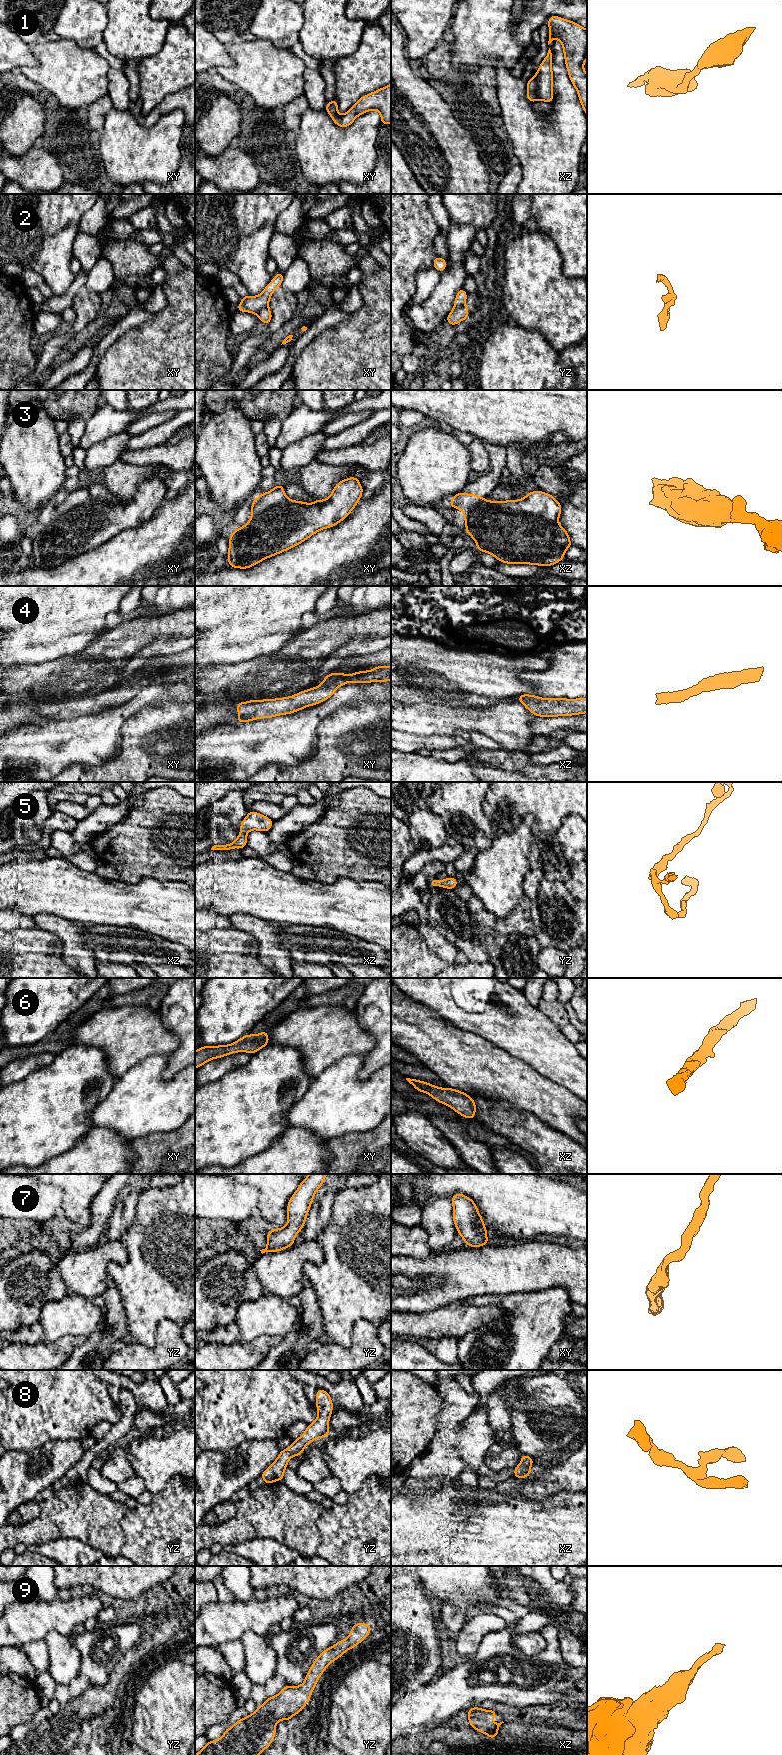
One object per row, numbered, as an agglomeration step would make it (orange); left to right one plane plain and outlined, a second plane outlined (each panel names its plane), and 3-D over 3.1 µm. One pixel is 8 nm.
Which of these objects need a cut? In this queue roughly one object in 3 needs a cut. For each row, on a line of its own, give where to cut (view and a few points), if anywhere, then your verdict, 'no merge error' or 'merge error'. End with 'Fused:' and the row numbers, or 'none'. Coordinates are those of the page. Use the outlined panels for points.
1: cut none; no merge error
2: cut xy (267, 305), (257, 314); merge error
3: cut xy (267, 492), (270, 505), (274, 505), (286, 497); merge error
4: cut none; no merge error
5: cut none; no merge error
6: cut none; no merge error
7: cut none; no merge error
8: cut none; no merge error
9: cut none; no merge error
Fused: 2, 3

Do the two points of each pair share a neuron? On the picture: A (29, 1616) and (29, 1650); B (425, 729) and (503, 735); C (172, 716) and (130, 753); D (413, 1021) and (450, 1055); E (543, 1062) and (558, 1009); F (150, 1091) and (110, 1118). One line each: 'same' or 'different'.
A: different
B: same
C: same
D: same
E: different
F: same

